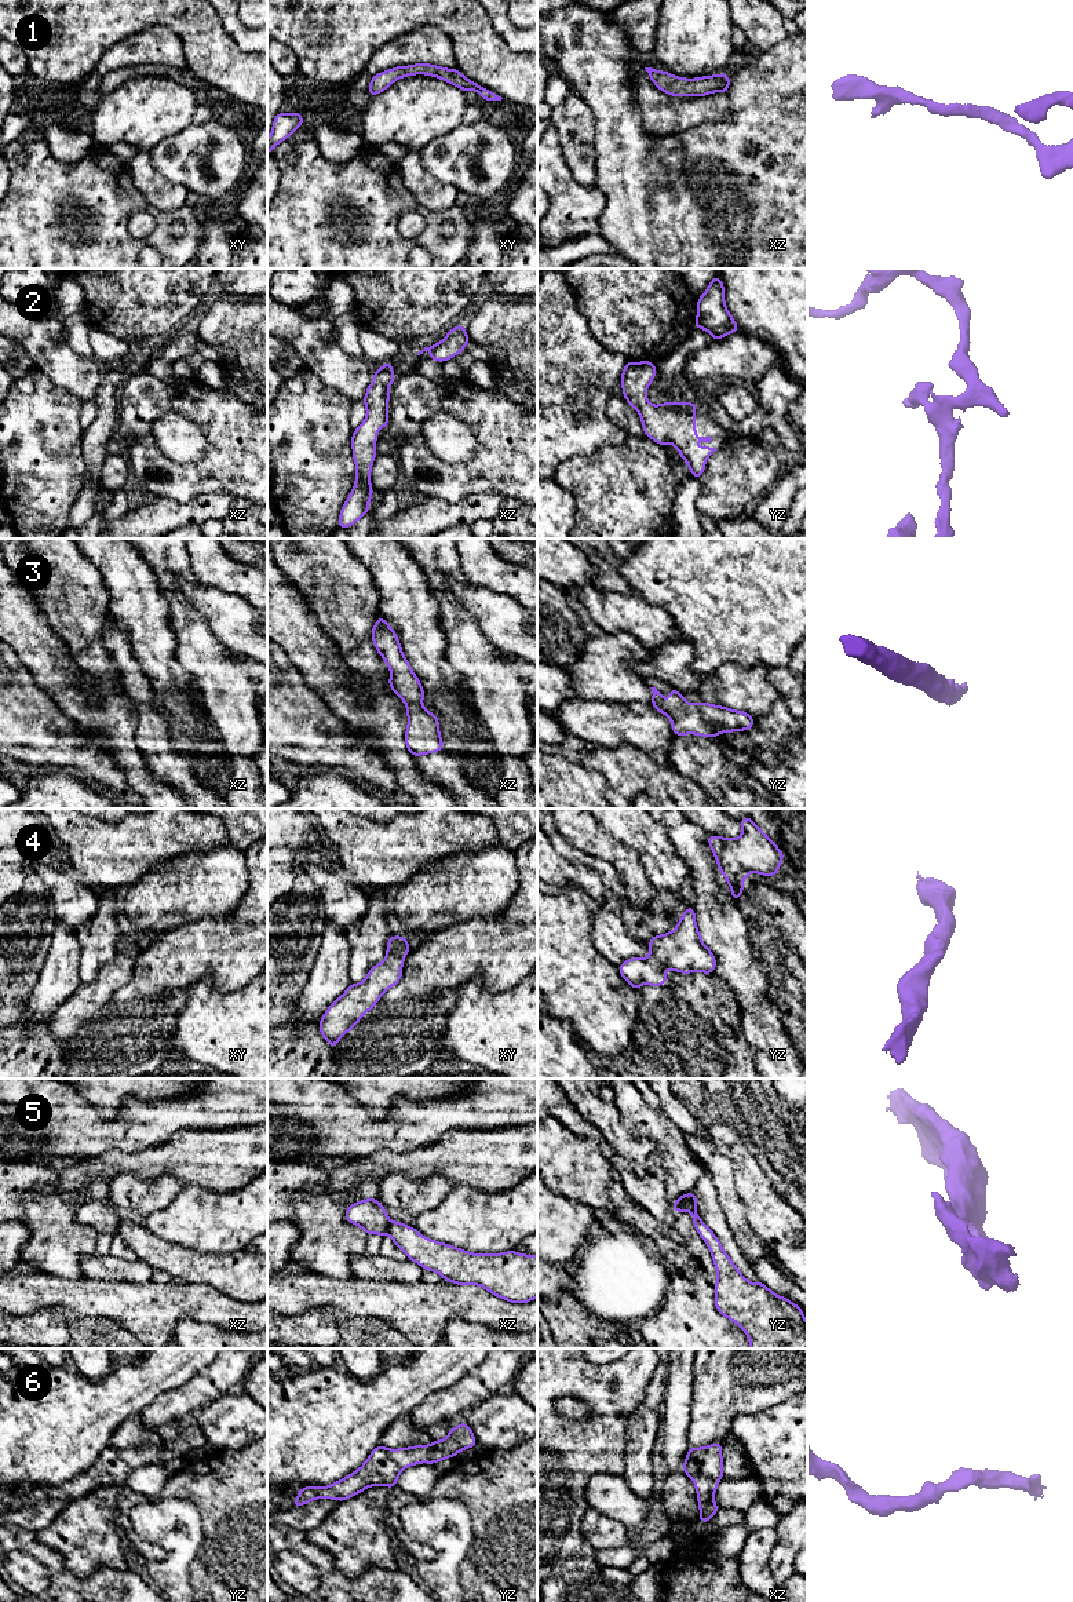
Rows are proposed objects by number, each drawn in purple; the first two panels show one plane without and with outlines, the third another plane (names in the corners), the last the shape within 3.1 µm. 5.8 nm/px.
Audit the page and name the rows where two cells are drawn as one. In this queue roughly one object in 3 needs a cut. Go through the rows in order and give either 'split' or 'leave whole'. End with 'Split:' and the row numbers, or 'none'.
1: leave whole
2: leave whole
3: leave whole
4: leave whole
5: split
6: leave whole
Split: 5

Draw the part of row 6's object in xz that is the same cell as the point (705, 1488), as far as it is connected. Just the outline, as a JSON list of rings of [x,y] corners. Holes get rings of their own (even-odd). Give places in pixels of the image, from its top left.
[[[713,1442],[702,1448],[690,1446],[682,1471],[694,1482],[700,1506],[698,1521],[709,1522],[720,1510],[713,1499],[718,1484],[723,1479],[722,1444]]]

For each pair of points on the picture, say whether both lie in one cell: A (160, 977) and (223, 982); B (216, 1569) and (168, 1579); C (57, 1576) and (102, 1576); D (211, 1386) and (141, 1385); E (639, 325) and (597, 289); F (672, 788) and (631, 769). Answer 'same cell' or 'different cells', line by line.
A: same cell
B: different cells
C: same cell
D: different cells
E: same cell
F: same cell

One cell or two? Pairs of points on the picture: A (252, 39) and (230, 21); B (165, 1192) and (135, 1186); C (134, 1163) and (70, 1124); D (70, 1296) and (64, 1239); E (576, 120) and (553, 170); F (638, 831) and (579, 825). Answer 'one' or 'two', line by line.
A: one
B: one
C: two
D: two
E: two
F: two

